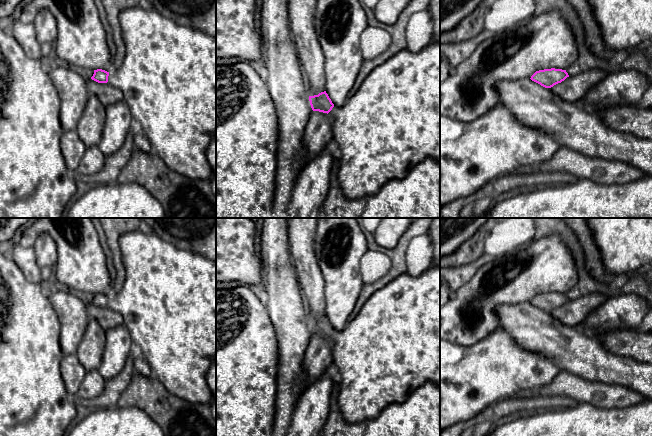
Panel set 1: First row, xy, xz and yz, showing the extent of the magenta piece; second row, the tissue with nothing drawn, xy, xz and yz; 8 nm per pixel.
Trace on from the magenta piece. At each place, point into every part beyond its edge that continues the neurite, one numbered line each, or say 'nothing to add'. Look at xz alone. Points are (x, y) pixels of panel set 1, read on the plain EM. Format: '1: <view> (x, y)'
1: xz (391, 348)

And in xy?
1: xy (168, 301)

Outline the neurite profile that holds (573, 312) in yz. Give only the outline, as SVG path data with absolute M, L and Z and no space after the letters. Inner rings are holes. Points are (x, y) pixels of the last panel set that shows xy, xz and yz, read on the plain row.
M593 288L587 295L567 301L550 314L563 325L577 326L597 307L607 301L611 294L604 295Z

